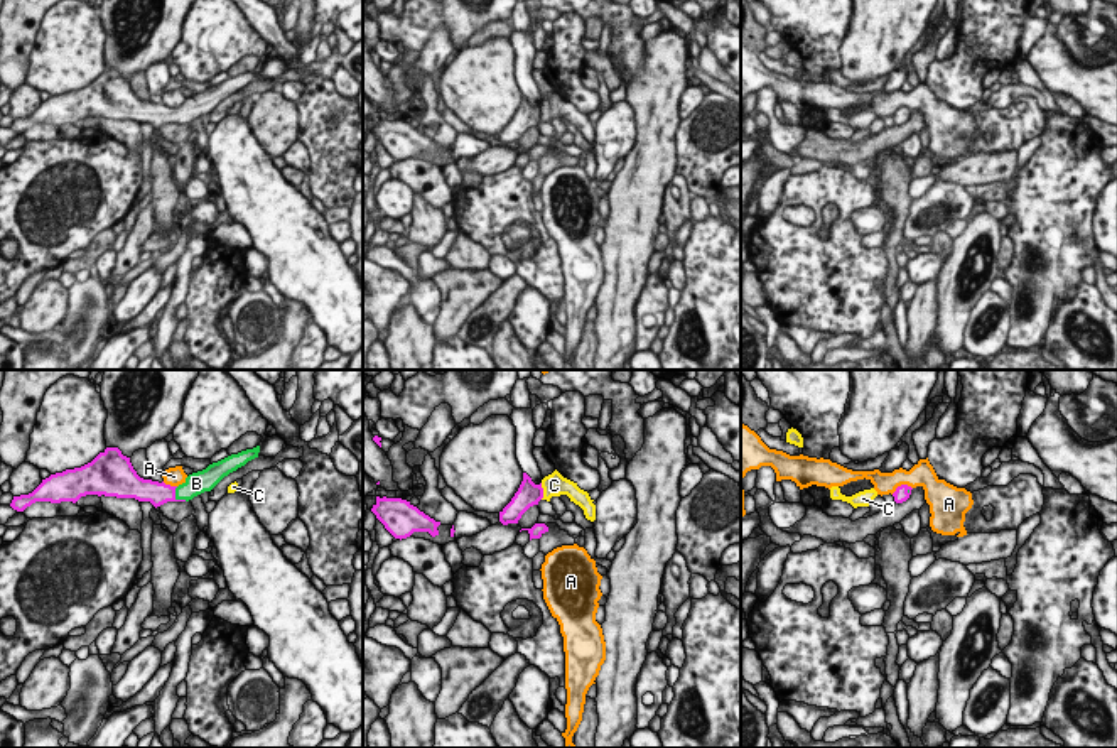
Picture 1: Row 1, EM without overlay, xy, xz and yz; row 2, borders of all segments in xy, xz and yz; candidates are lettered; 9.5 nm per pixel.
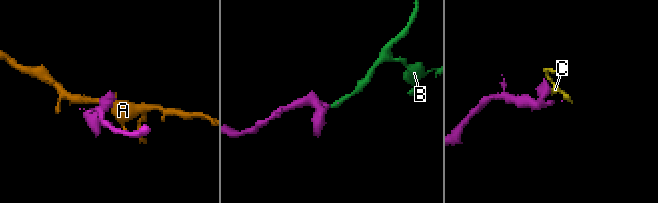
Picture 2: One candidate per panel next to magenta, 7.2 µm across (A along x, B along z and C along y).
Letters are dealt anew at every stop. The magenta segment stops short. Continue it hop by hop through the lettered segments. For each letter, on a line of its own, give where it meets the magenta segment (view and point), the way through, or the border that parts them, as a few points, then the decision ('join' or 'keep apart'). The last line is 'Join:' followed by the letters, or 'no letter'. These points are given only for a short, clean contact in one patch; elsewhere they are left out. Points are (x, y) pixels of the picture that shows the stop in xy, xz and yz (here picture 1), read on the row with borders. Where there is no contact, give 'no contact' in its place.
A: yz (901, 485) | along yz (911, 487), (900, 485), (891, 493) | keep apart
B: xy (174, 497) | across xy (157, 493), (174, 497), (196, 483) | join
C: xz (542, 492) | along xz (540, 483), (542, 498) | keep apart
Join: B

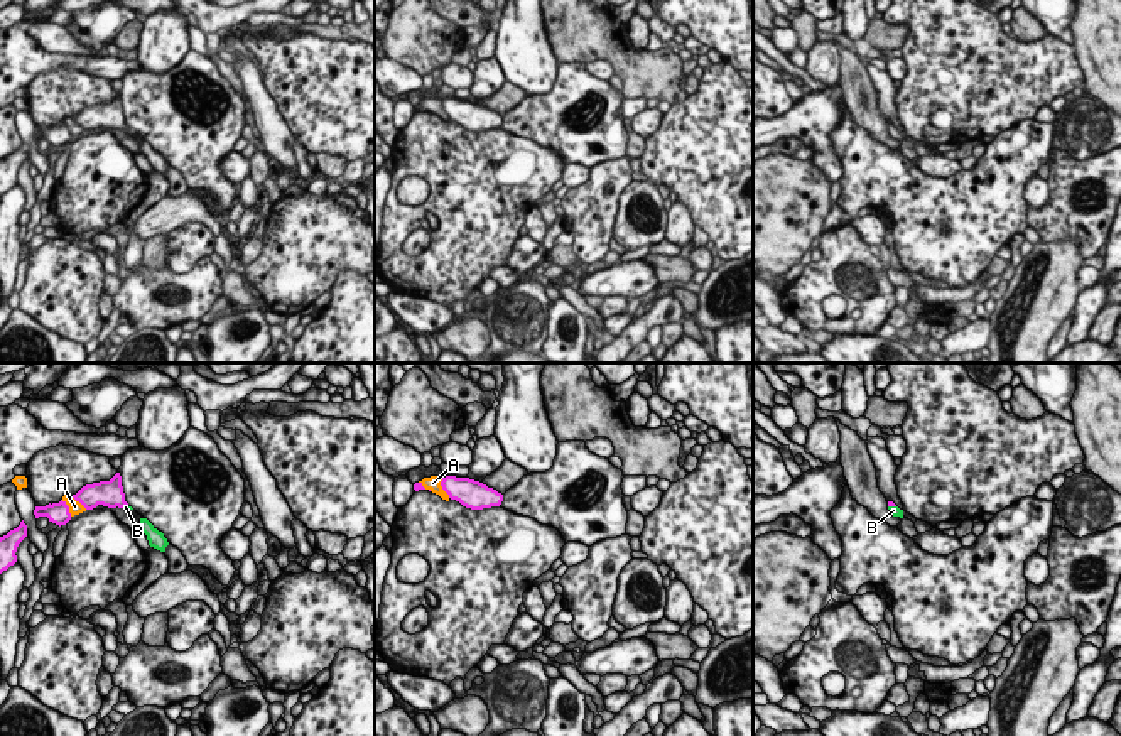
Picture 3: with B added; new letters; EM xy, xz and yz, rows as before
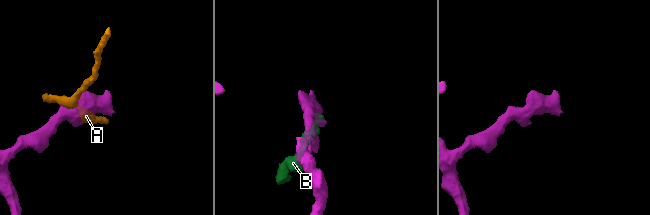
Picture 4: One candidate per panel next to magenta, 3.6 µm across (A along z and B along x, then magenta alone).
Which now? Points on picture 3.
A: xy (68, 508) | keep apart
B: yz (892, 505) | across yz (890, 503), (892, 505), (893, 510) | join
Join: B

